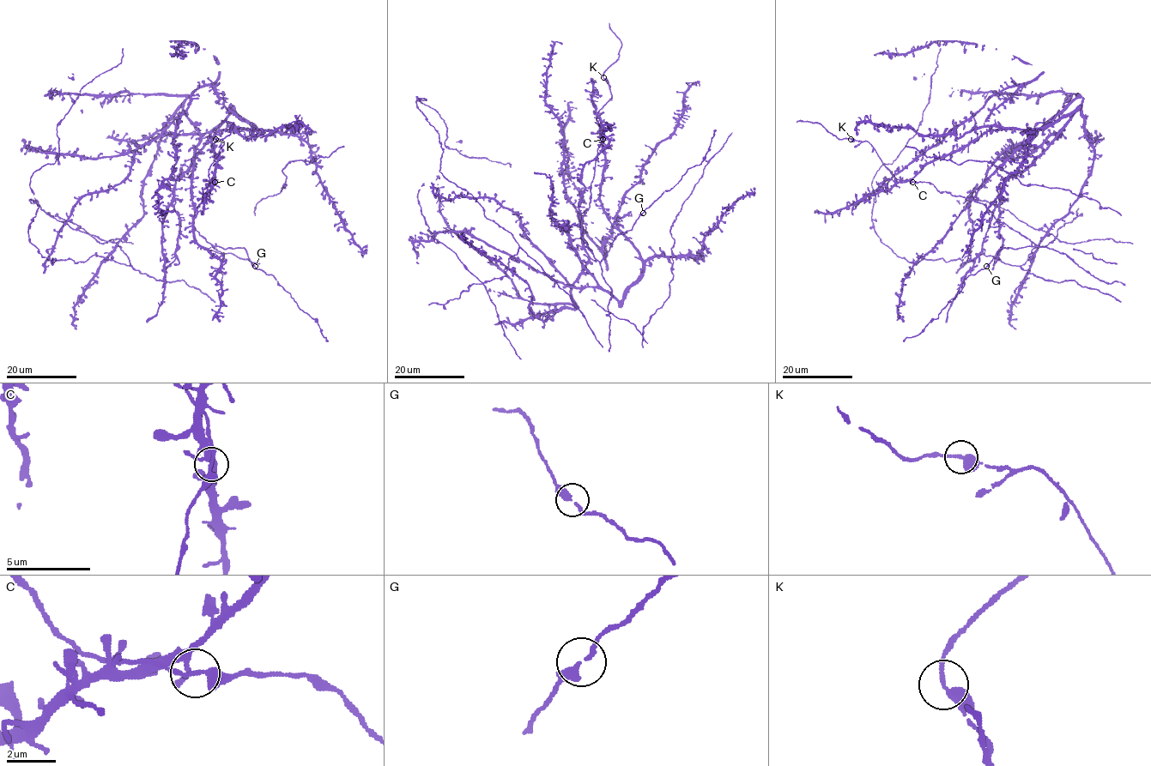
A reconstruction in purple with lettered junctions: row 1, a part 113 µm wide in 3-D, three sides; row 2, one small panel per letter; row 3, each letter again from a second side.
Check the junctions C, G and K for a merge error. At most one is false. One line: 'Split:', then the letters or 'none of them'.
Split: none of them

